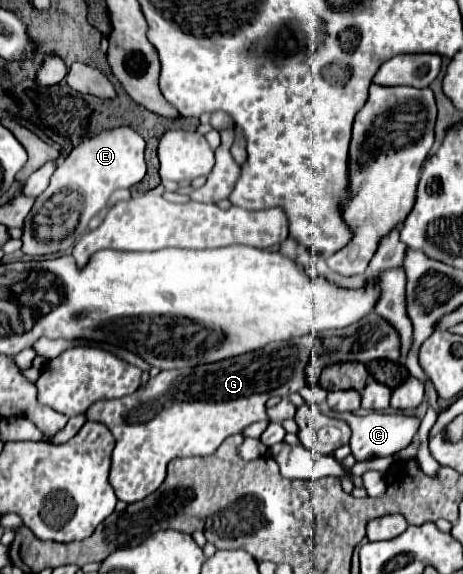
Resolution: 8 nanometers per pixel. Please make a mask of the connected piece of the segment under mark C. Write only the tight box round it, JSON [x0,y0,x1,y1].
[338,412,420,460]

